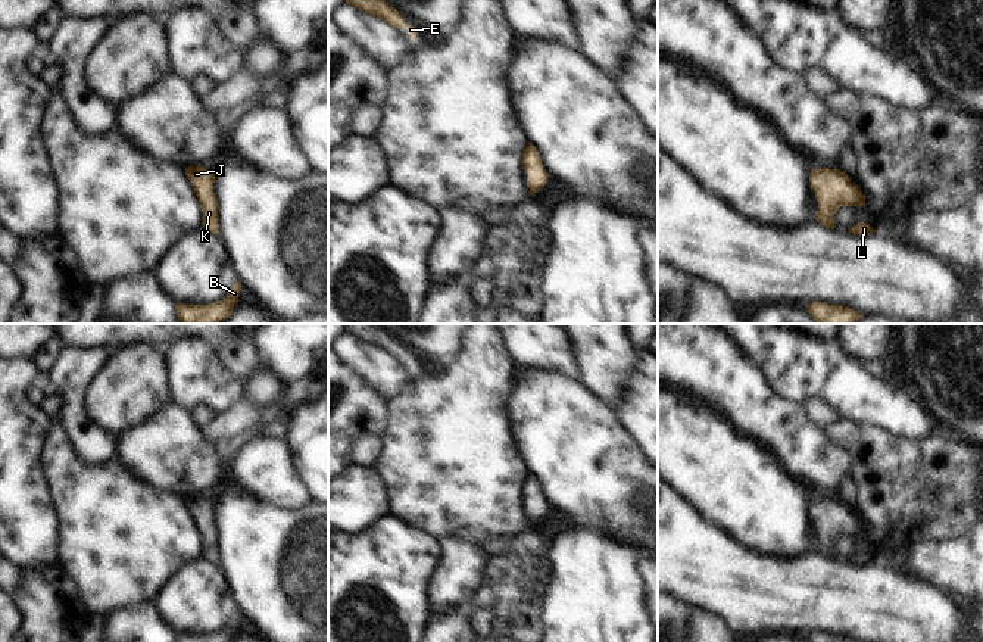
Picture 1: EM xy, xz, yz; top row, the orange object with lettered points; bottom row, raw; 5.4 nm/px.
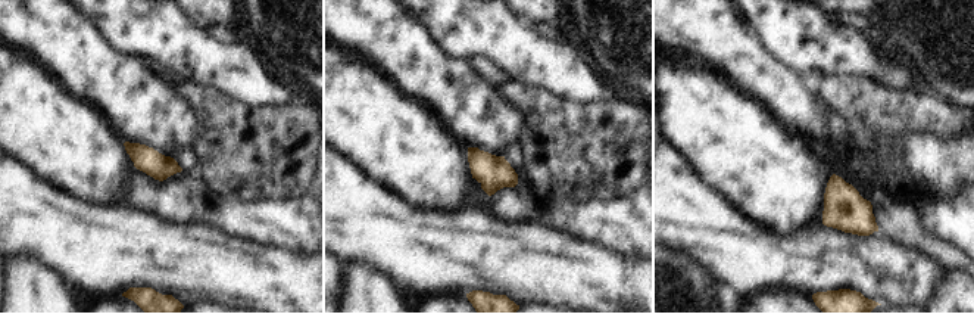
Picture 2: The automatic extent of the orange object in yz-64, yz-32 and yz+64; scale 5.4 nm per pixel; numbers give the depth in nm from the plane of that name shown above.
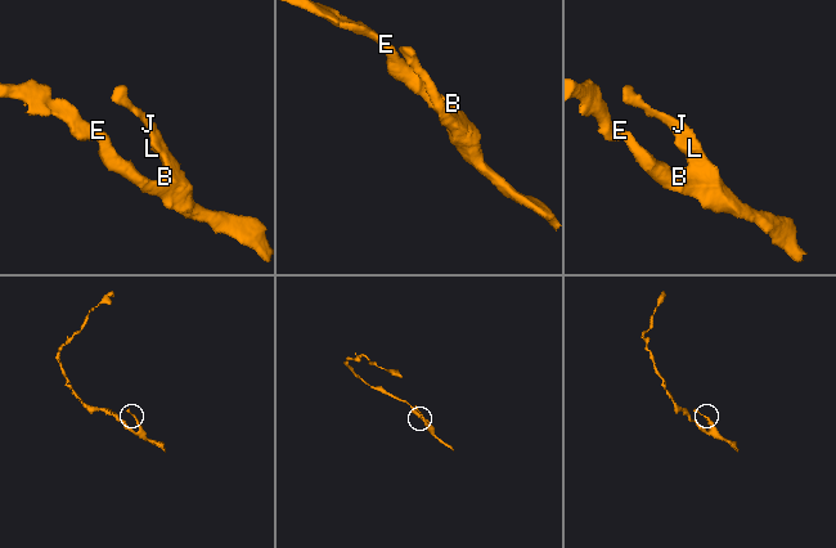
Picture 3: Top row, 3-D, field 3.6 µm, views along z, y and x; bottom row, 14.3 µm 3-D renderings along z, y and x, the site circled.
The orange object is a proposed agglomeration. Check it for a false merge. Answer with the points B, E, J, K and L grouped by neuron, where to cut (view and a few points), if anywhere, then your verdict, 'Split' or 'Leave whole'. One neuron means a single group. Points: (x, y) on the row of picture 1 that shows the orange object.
Groups: B E J K L. No split. Leave whole

